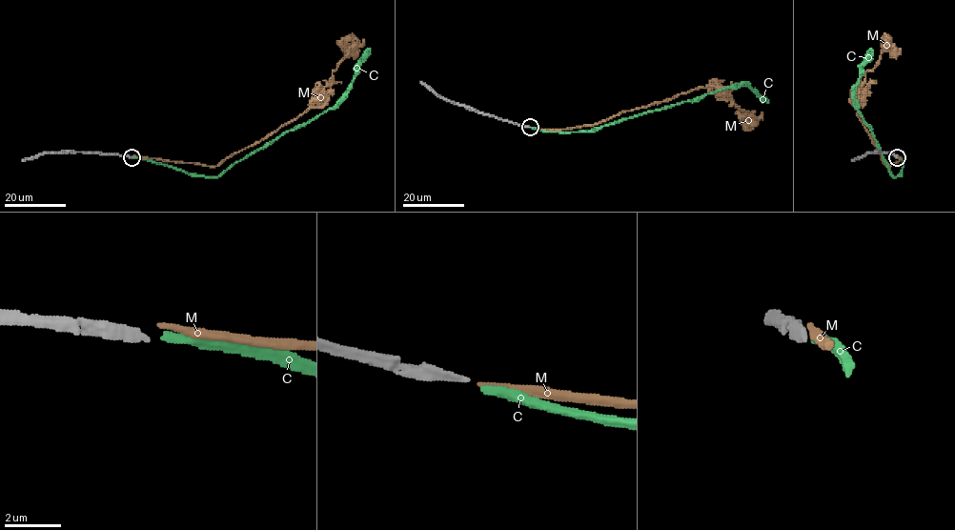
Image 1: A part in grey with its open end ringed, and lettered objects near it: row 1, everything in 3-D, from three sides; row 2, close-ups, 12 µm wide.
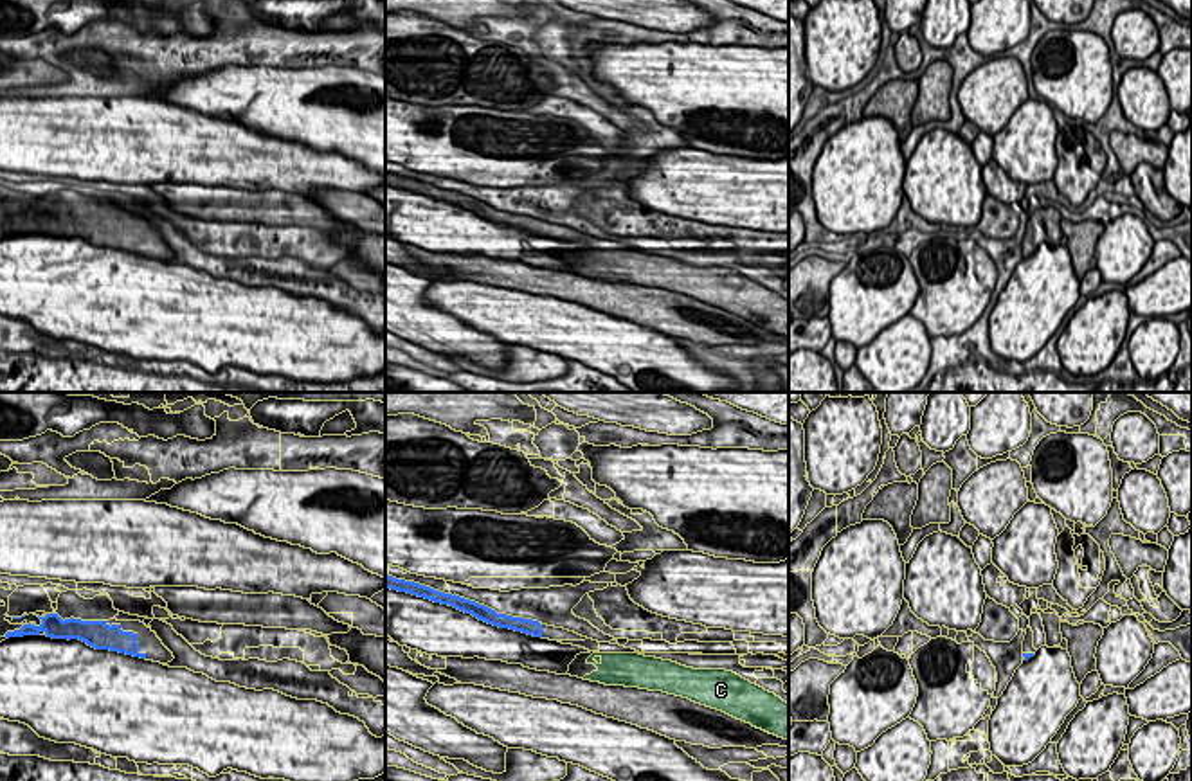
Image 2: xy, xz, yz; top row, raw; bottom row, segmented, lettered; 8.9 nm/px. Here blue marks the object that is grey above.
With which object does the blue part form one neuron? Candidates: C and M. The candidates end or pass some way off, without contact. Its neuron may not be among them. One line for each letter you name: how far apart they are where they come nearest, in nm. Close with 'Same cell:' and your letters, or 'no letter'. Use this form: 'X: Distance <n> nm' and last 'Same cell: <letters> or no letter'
C: Distance 460 nm
Same cell: C

